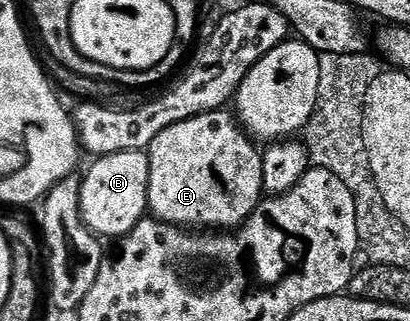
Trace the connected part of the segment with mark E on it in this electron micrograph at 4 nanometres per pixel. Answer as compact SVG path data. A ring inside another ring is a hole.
M227 111L202 113L181 123L167 125L165 131L151 138L147 207L158 220L184 227L214 227L219 231L231 231L242 225L258 207L264 196L263 155L258 148L255 150L256 142L248 136L244 126L232 114L231 117Z

